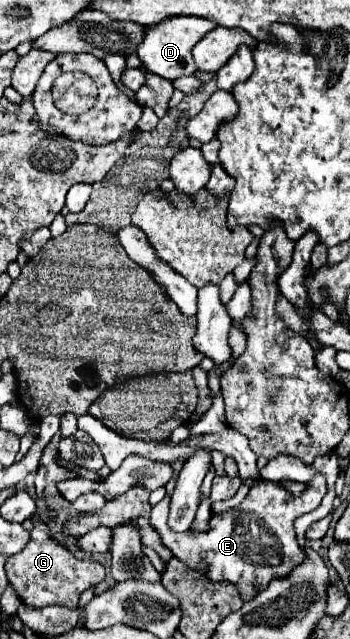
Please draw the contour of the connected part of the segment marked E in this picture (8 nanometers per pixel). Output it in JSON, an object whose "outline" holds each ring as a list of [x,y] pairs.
{"outline":[[[321,472],[315,474],[311,482],[305,484],[303,494],[299,496],[289,494],[277,482],[261,478],[249,490],[241,506],[235,506],[227,512],[213,514],[209,520],[211,528],[205,532],[197,532],[197,530],[187,530],[181,534],[171,532],[167,524],[169,496],[165,496],[159,504],[152,507],[150,524],[159,530],[159,534],[163,534],[163,544],[177,558],[187,562],[187,566],[199,568],[203,562],[205,578],[209,578],[211,582],[223,582],[223,580],[233,582],[239,588],[241,598],[249,602],[255,594],[267,588],[267,582],[271,578],[289,574],[299,562],[303,562],[305,552],[299,548],[293,522],[299,516],[319,508],[325,494],[327,494],[327,482]]]}

